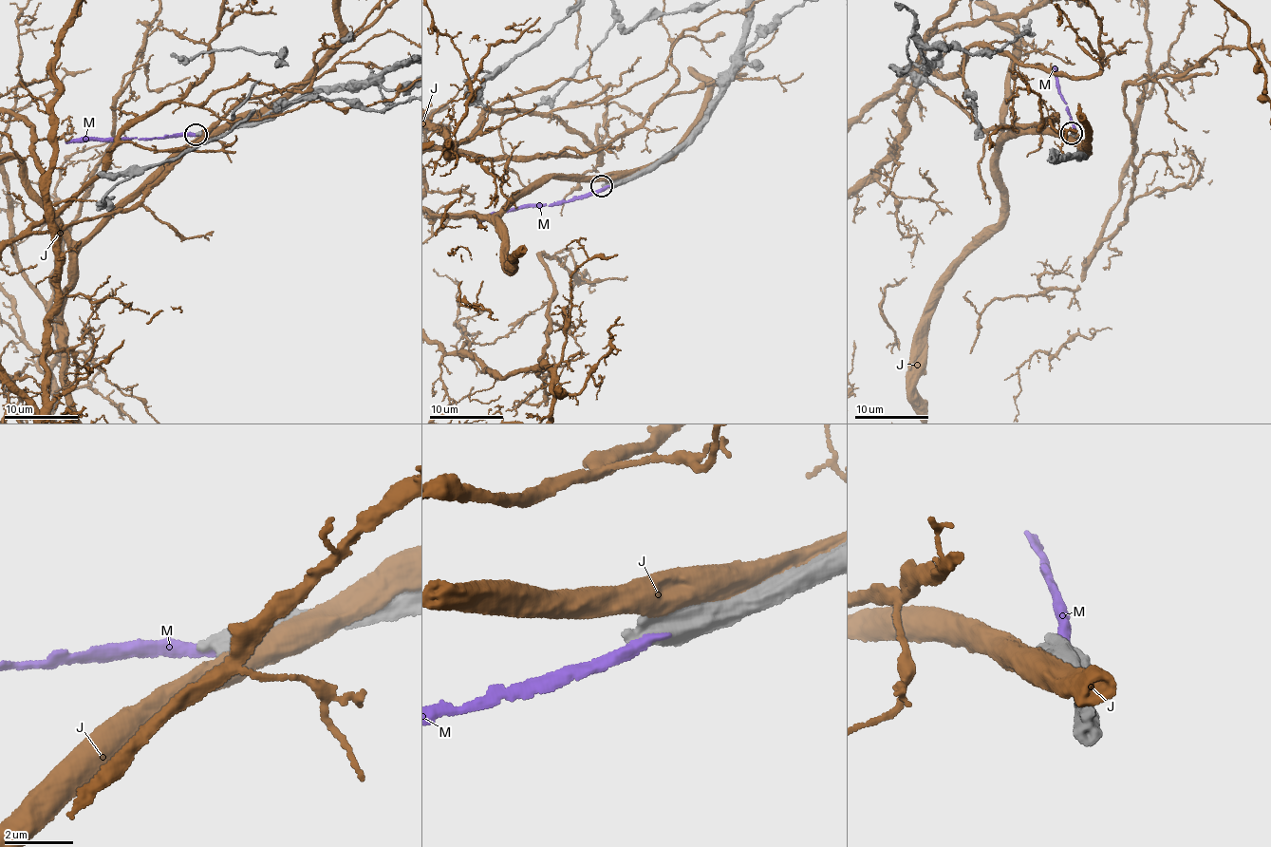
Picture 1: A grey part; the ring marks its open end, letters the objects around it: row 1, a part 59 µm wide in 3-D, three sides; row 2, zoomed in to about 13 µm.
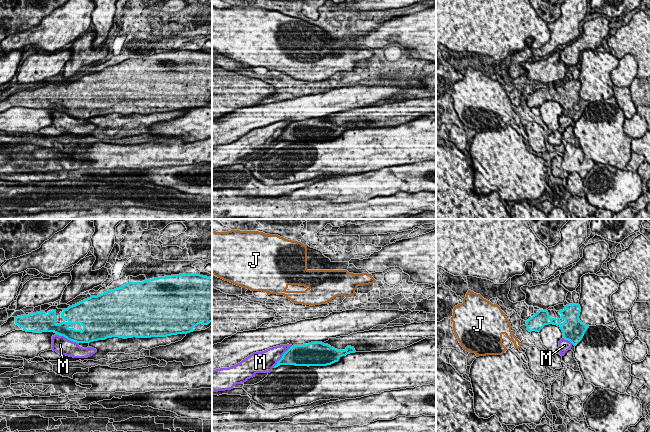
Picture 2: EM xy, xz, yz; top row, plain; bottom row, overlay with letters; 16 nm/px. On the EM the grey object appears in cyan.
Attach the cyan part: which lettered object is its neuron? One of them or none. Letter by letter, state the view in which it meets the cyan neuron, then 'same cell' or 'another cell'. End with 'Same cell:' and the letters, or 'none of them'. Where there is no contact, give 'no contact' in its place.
J: no contact | another cell
M: xz | another cell
Same cell: none of them

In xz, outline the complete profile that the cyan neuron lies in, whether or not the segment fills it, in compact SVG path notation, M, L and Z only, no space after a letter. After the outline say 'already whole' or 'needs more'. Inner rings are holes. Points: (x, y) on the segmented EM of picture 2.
M322 342L293 345L273 368L280 365L327 366L338 362L342 356L355 352L354 347L351 346L347 346L345 350L337 350Z; already whole

